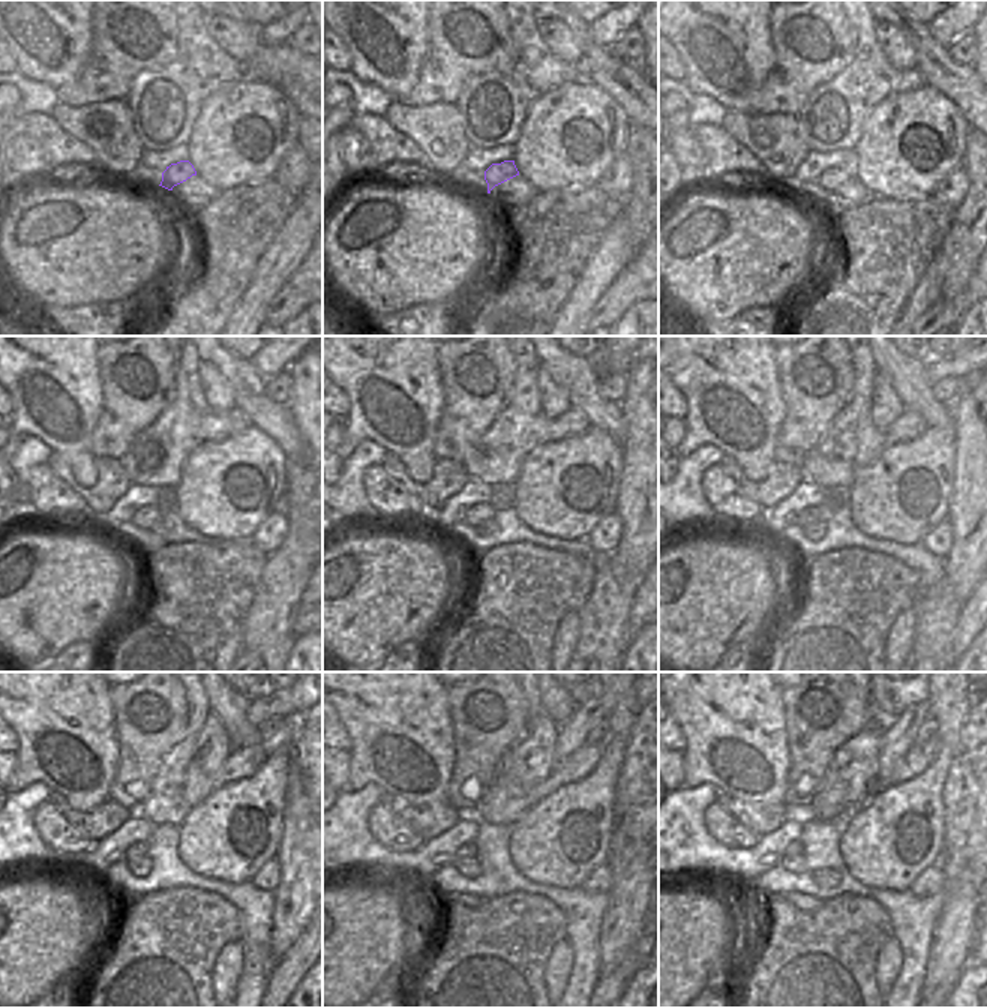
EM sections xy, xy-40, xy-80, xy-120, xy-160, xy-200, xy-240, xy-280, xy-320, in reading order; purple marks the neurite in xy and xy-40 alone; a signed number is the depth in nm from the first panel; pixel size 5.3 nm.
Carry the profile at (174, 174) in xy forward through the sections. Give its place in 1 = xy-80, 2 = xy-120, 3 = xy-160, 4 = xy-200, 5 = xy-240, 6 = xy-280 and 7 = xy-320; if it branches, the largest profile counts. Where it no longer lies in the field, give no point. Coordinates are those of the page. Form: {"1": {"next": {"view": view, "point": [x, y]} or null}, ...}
{"1": {"next": {"view": "xy-80", "point": [833, 177]}}, "2": {"next": {"view": "xy-120", "point": [149, 516]}}, "3": {"next": {"view": "xy-160", "point": [480, 513]}}, "4": {"next": {"view": "xy-200", "point": [813, 519]}}, "5": {"next": {"view": "xy-240", "point": [137, 858]}}, "6": {"next": {"view": "xy-280", "point": [465, 861]}}, "7": {"next": {"view": "xy-320", "point": [794, 861]}}}

